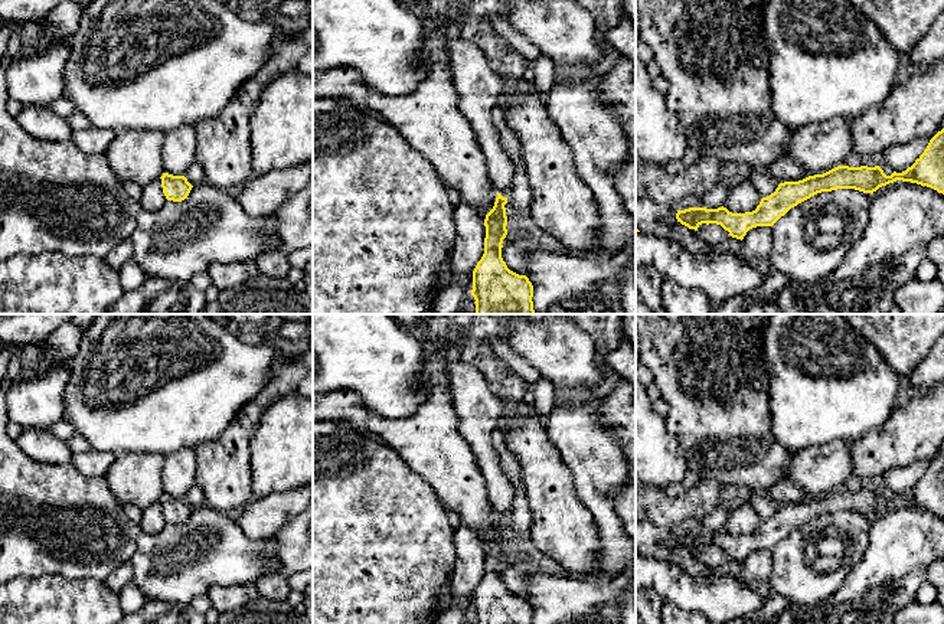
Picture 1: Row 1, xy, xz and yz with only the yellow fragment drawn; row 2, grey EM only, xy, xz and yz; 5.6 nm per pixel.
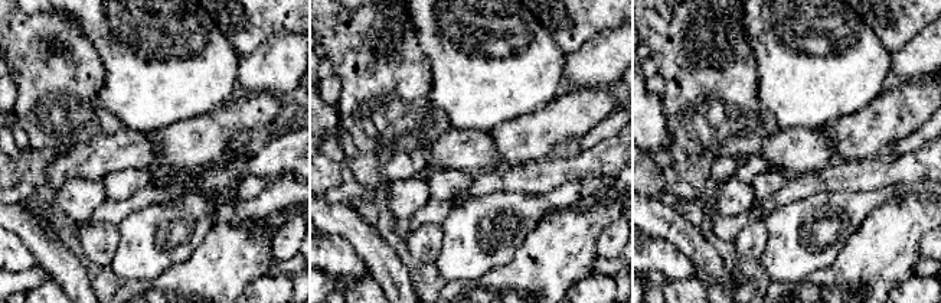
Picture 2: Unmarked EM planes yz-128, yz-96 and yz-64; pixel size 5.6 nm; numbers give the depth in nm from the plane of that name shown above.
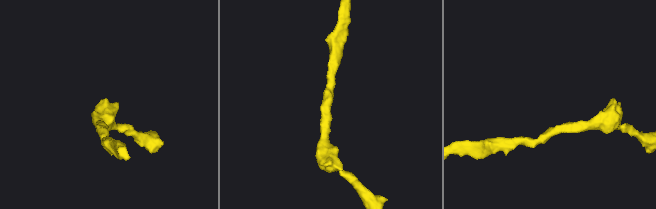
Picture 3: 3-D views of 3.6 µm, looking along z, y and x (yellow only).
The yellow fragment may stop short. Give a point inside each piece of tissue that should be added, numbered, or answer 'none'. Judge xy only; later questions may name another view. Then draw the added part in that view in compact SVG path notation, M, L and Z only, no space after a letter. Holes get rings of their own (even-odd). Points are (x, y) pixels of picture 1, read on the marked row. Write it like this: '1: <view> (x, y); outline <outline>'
none

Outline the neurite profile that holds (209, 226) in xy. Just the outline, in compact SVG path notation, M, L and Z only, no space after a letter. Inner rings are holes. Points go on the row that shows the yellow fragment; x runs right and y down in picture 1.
M206 182L195 184L182 202L166 200L164 205L148 215L143 215L133 235L133 259L143 269L146 278L167 278L172 281L190 281L195 274L206 272L212 264L257 261L261 254L280 246L280 222L274 215L251 216L239 202L235 192Z

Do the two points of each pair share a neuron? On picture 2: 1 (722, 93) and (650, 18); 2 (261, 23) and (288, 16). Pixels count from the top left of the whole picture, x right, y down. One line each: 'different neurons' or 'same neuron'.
1: same neuron
2: same neuron

